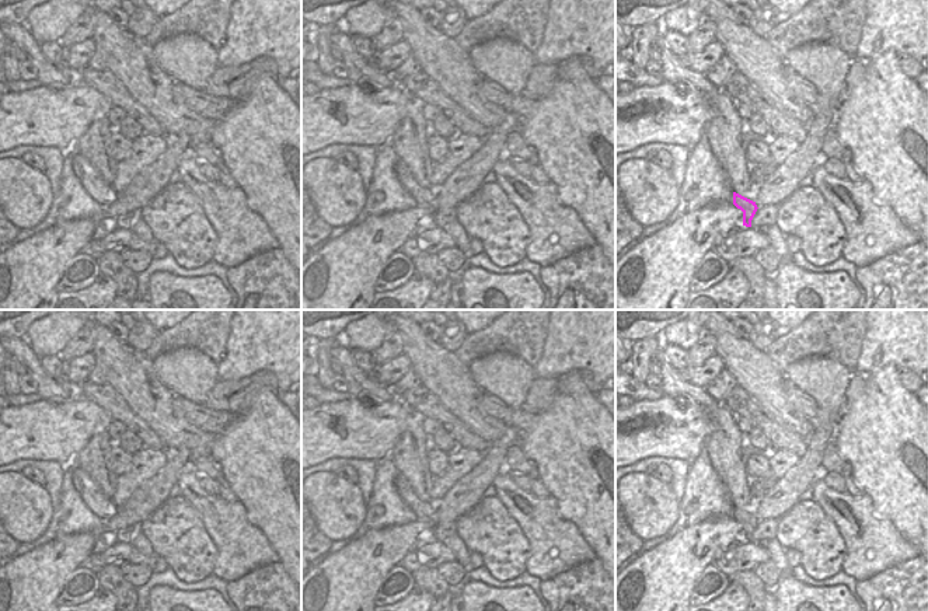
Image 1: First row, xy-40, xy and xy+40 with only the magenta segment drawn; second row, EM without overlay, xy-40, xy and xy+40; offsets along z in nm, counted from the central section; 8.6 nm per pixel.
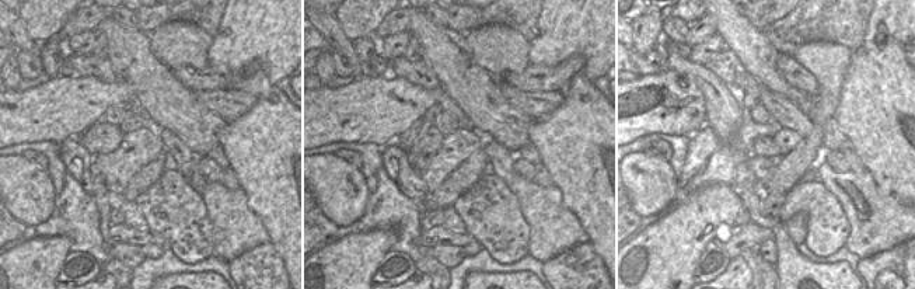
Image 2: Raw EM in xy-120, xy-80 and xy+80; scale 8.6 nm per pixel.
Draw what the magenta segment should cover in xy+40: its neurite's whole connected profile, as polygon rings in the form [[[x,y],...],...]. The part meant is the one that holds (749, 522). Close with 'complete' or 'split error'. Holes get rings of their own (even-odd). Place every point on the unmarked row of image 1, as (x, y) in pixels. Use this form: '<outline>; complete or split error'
[[[733,506],[733,519],[743,526],[743,540],[751,541],[751,534],[758,523],[756,516]]]; complete

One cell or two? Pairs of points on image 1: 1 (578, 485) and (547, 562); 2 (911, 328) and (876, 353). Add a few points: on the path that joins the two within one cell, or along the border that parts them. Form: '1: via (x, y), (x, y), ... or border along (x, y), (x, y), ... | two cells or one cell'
1: border along (550, 493), (558, 515), (578, 529), (586, 544) | two cells
2: via (903, 328), (885, 345) | one cell

